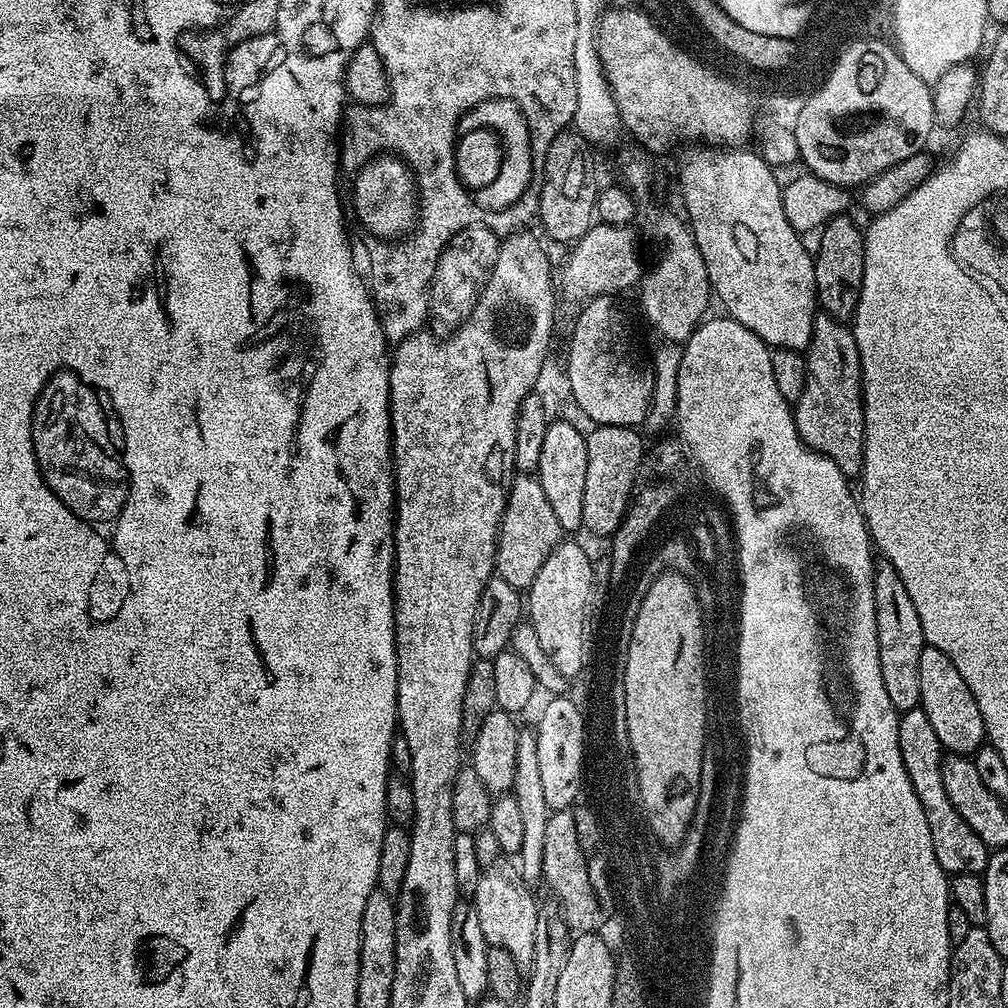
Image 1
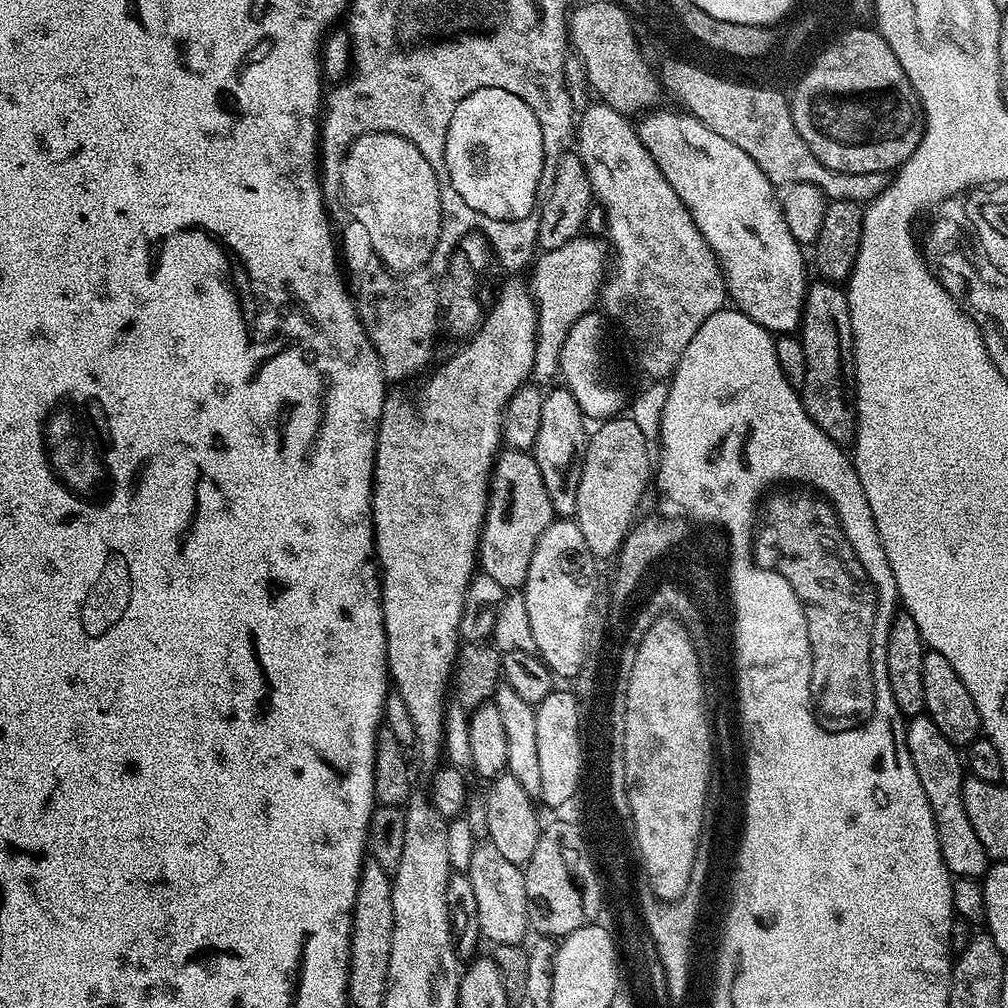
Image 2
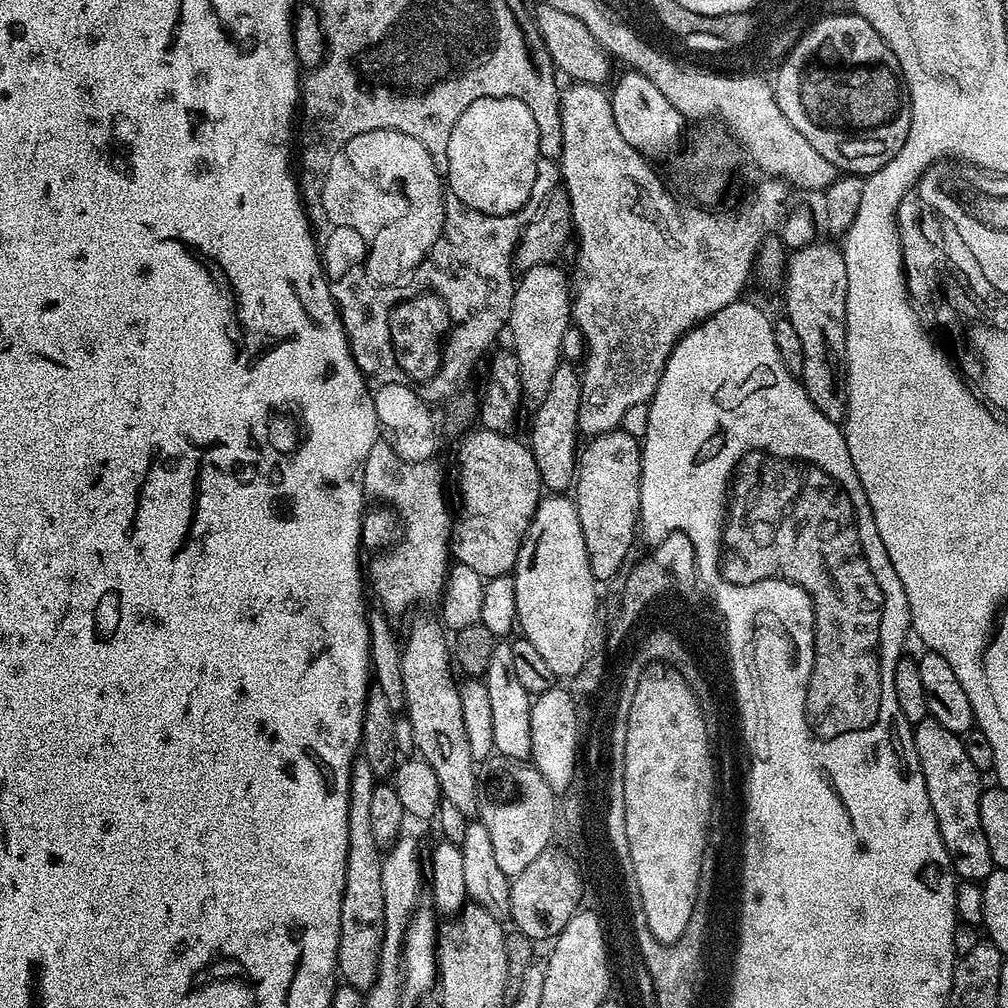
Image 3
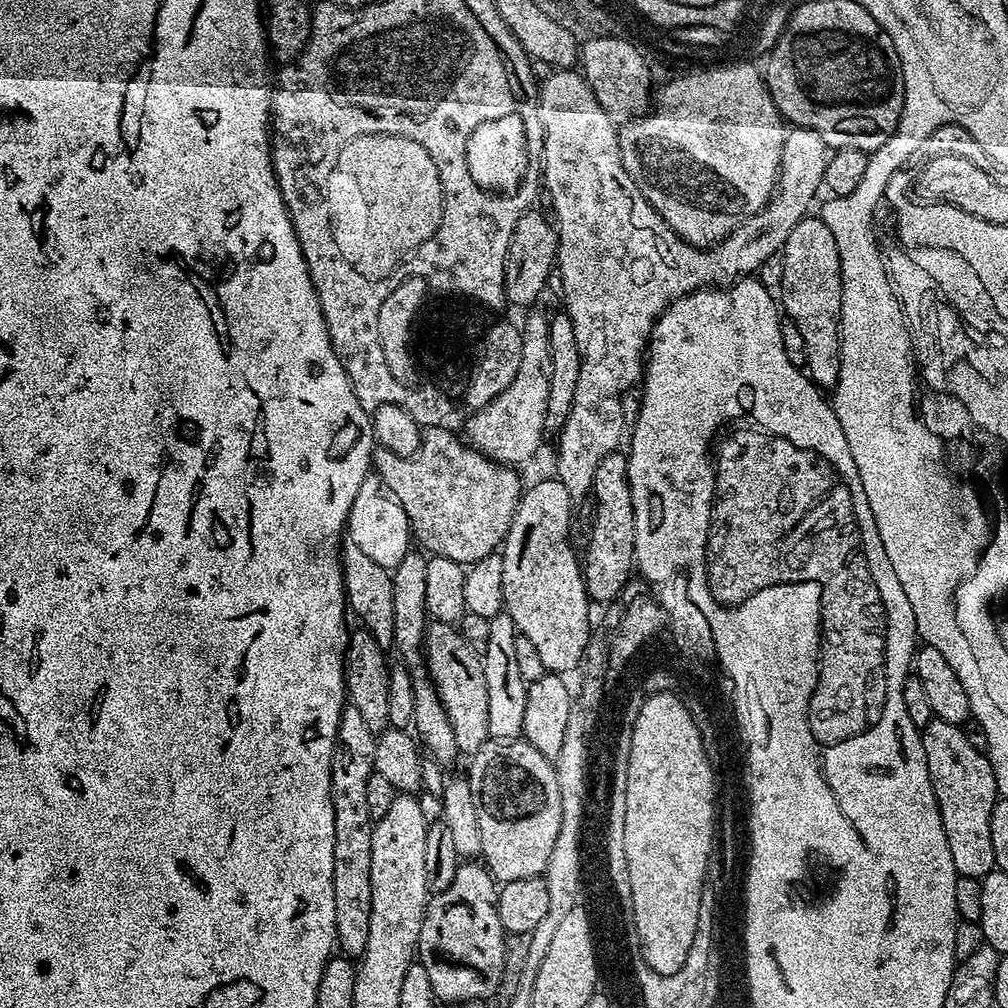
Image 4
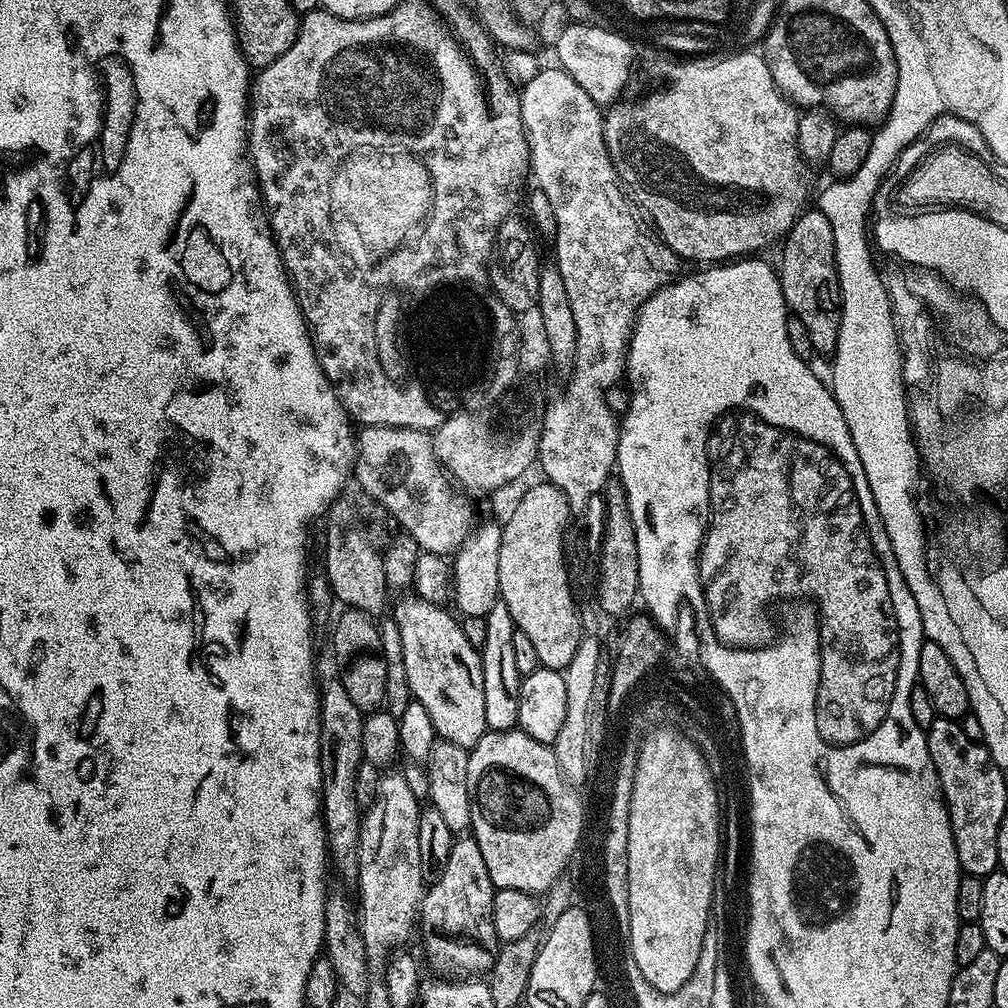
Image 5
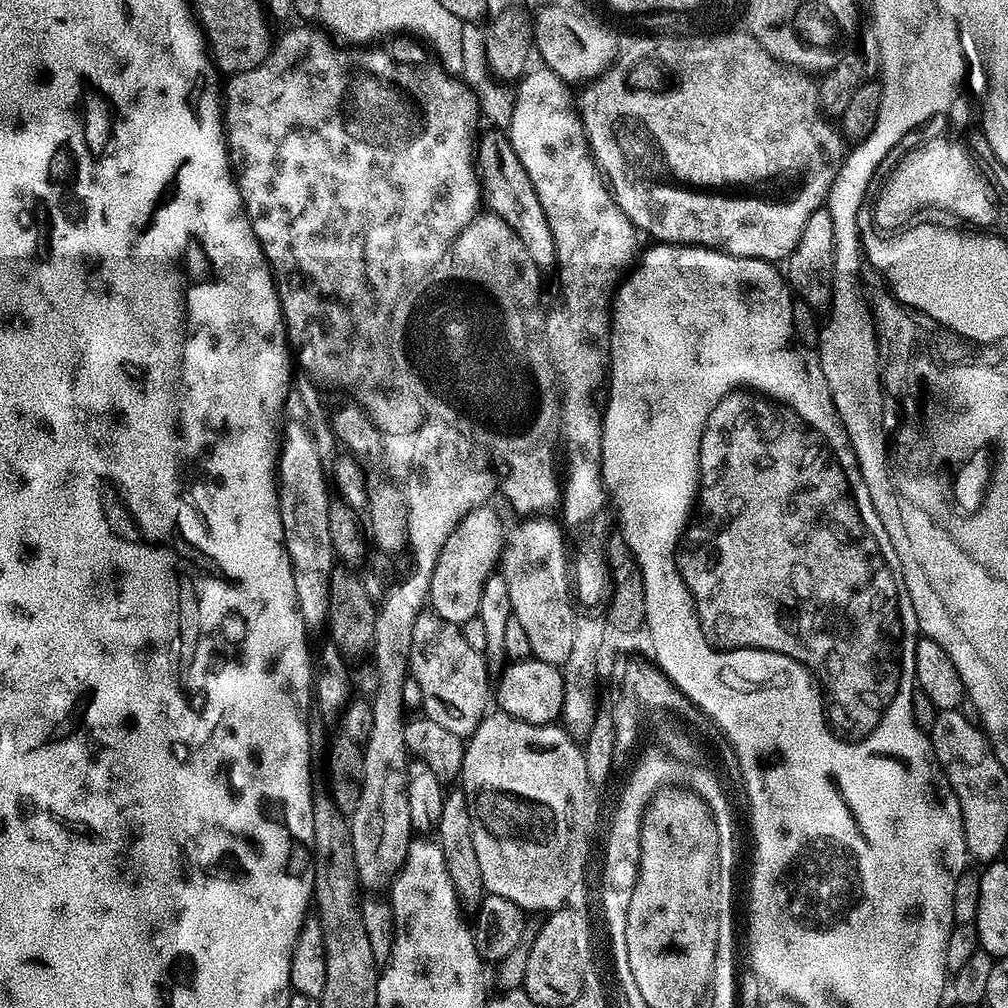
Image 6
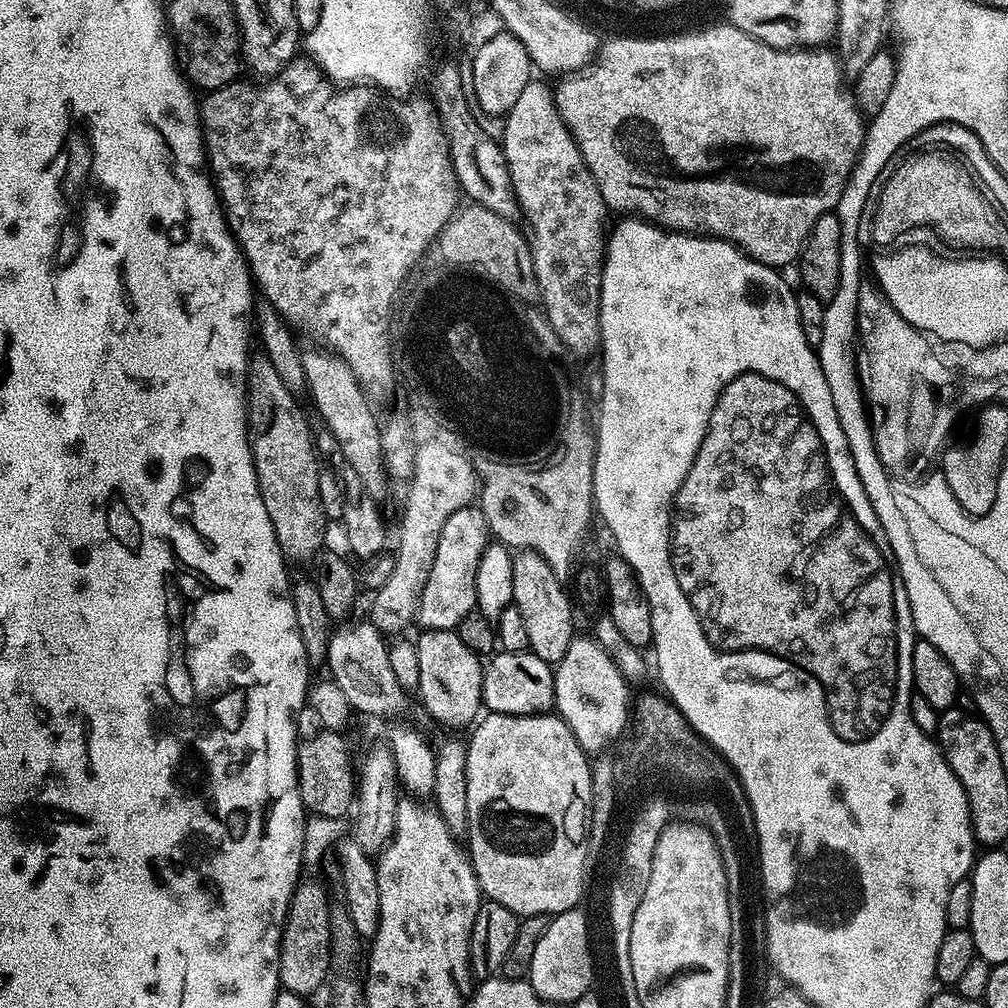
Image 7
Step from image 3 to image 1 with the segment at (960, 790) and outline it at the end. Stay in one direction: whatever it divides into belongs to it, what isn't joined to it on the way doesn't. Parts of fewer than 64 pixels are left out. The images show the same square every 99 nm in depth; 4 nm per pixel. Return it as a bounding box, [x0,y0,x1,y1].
[898,708,990,874]

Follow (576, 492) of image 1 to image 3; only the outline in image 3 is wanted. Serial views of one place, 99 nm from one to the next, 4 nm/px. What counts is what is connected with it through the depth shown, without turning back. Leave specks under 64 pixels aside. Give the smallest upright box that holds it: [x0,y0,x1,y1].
[530,362,582,494]

